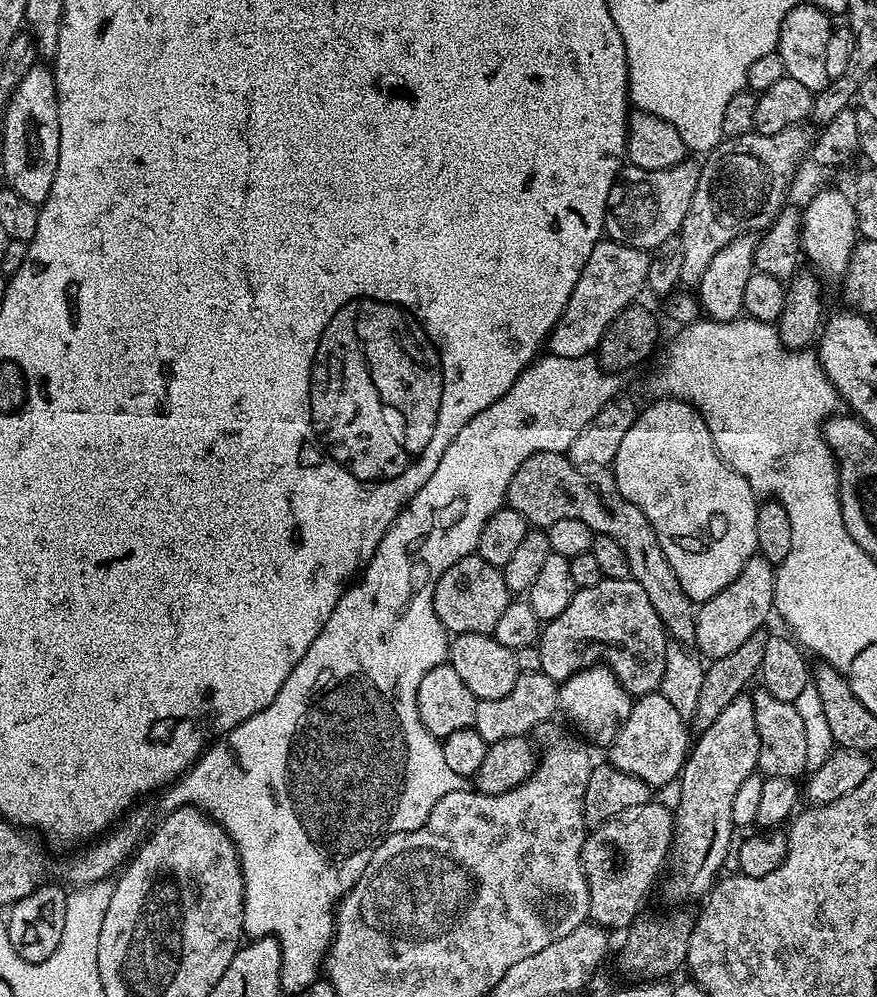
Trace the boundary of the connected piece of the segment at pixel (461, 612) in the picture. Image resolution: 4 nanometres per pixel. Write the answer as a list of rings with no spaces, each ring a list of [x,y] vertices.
[[[473,554],[454,562],[454,566],[450,566],[450,570],[438,578],[432,601],[438,622],[442,622],[449,634],[492,634],[498,626],[498,618],[502,618],[510,603],[510,593],[503,571],[490,566],[490,562],[486,562],[479,554]]]

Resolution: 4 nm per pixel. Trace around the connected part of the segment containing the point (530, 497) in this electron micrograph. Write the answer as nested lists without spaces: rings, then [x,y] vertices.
[[[542,450],[526,458],[526,462],[518,466],[514,478],[510,478],[507,507],[518,510],[518,514],[528,517],[529,521],[536,522],[539,516],[546,515],[548,508],[554,507],[559,500],[559,516],[582,518],[582,522],[590,526],[593,534],[614,538],[614,542],[626,550],[630,578],[642,586],[669,637],[683,646],[693,645],[696,640],[697,605],[683,590],[677,572],[666,561],[658,534],[654,534],[654,526],[650,526],[646,514],[642,514],[634,502],[622,498],[616,475],[608,468],[585,471],[574,466],[574,462],[570,462],[563,451]]]

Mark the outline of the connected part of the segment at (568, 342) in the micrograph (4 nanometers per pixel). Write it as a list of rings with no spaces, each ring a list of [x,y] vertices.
[[[601,238],[594,250],[590,250],[590,258],[586,258],[578,286],[574,286],[574,294],[570,294],[566,310],[548,336],[547,351],[558,358],[593,355],[599,349],[610,322],[614,322],[614,318],[618,318],[618,314],[622,314],[622,310],[639,297],[636,295],[640,291],[645,291],[649,263],[650,256],[645,249]]]

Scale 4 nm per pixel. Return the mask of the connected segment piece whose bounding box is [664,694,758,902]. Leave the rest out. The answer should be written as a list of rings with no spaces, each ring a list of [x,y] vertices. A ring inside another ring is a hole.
[[[751,695],[736,696],[734,702],[730,702],[730,706],[726,706],[726,710],[722,710],[722,714],[718,714],[718,718],[714,718],[714,722],[710,722],[710,726],[699,735],[700,741],[691,745],[684,770],[678,777],[680,801],[674,804],[670,867],[664,892],[676,902],[699,901],[707,897],[721,875],[724,859],[727,856],[729,859],[733,847],[734,794],[738,794],[742,782],[757,771],[758,734],[754,726]]]

